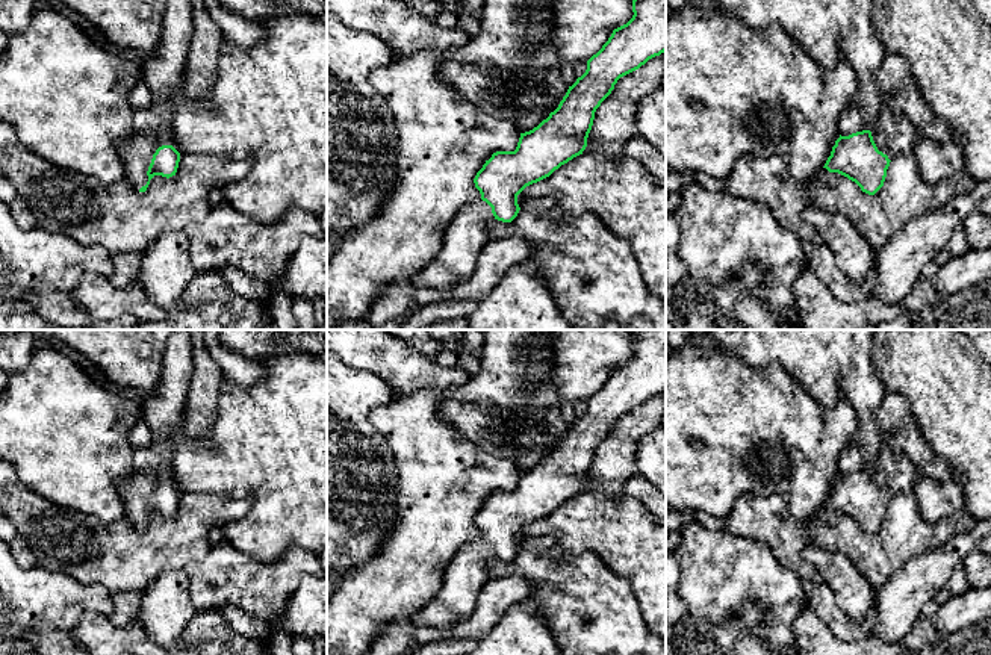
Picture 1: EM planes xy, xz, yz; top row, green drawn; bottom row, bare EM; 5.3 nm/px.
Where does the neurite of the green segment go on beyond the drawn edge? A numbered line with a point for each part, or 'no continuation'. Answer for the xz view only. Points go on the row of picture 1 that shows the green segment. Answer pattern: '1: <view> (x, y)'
1: xz (465, 238)

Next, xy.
1: xy (152, 129)

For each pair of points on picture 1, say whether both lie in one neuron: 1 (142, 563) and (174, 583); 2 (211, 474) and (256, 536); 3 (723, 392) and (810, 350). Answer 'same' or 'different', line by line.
1: different
2: same
3: different

